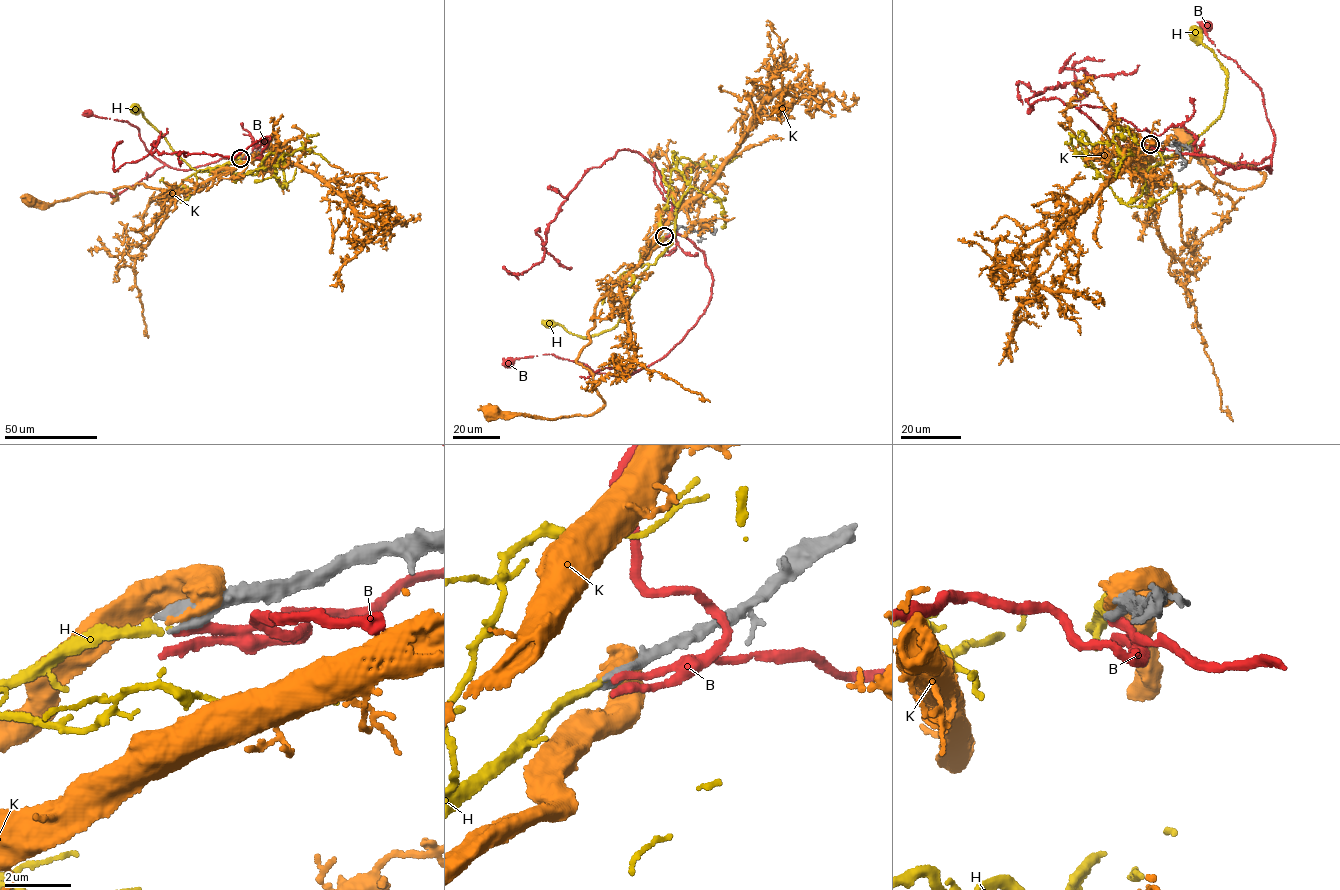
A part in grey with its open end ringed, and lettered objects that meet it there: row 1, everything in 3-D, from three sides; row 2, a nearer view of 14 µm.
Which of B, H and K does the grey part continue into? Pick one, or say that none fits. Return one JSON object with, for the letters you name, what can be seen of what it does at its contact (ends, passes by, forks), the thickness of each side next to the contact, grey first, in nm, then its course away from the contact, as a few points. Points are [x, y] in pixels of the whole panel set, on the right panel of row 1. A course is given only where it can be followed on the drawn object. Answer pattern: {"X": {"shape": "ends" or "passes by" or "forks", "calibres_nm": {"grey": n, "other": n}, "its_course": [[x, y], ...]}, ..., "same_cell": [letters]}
{"H": {"shape": "ends", "calibres_nm": {"grey": 400, "other": 240}, "its_course": [[1150, 144], [1145, 147], [1169, 157], [1194, 141], [1222, 109], [1226, 77], [1214, 53], [1196, 35]]}, "same_cell": ["H"]}

